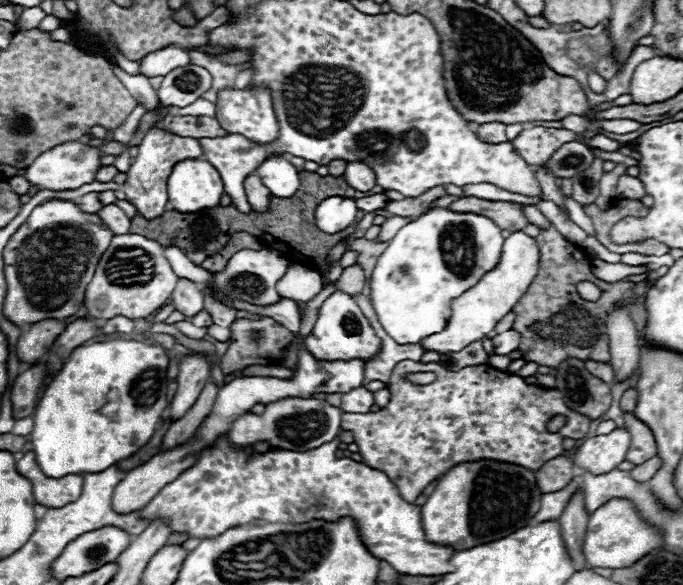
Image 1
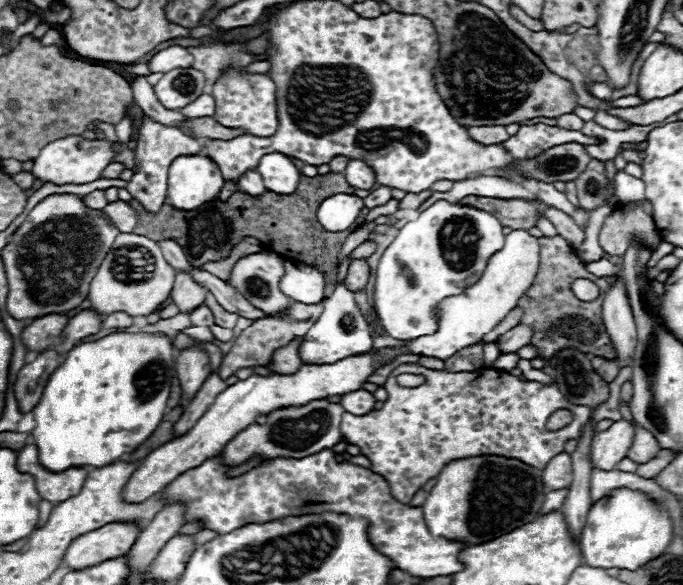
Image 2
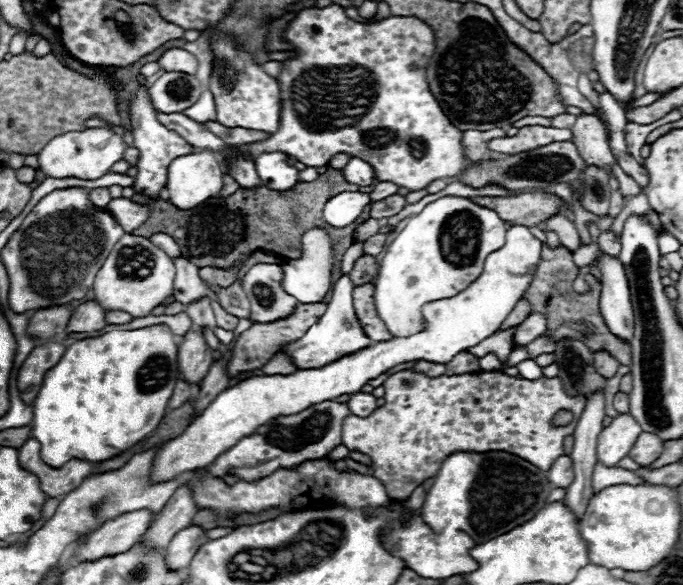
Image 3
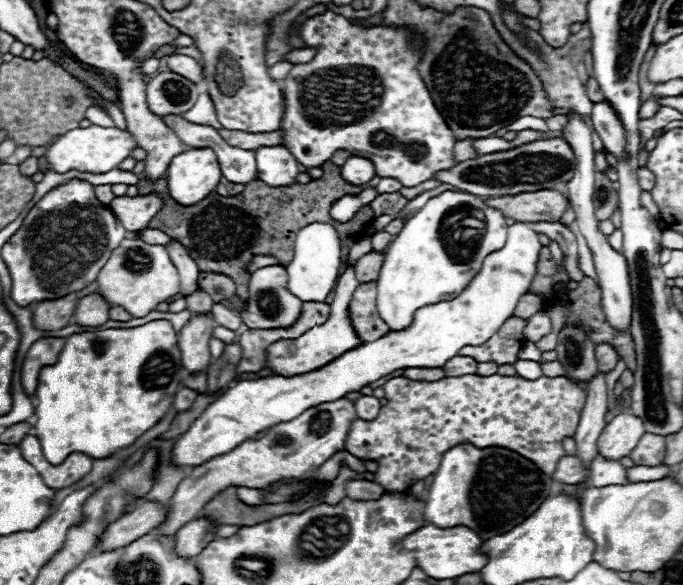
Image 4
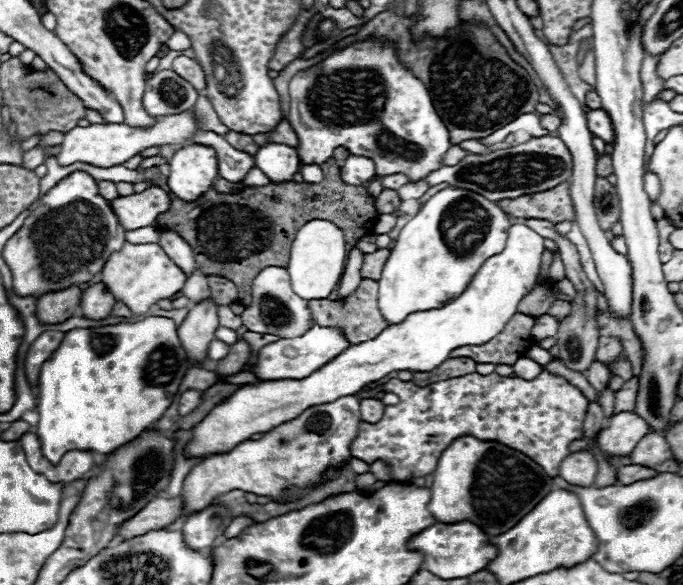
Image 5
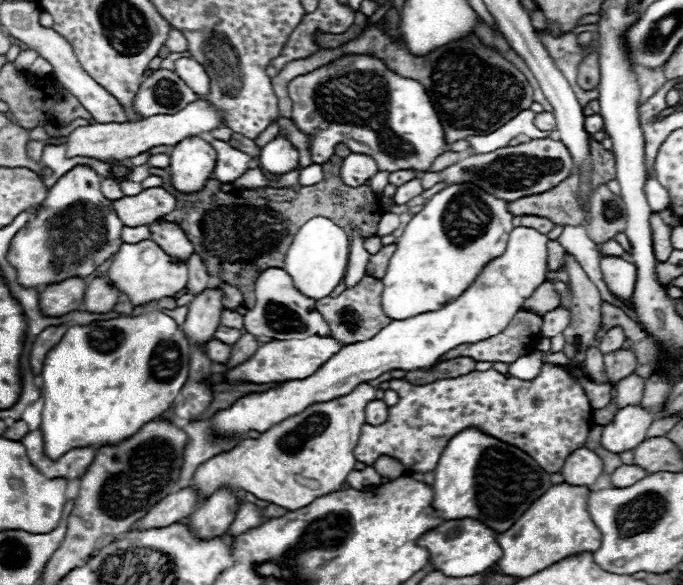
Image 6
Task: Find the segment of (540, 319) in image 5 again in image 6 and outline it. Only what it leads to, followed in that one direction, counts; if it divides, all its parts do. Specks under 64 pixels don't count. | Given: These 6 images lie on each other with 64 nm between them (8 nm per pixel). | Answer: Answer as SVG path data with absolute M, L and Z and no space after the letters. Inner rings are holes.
M558 306L558 308L550 310L548 314L544 314L542 318L544 318L544 324L540 328L540 334L542 334L542 338L552 338L552 336L564 332L566 326L570 324L570 308Z

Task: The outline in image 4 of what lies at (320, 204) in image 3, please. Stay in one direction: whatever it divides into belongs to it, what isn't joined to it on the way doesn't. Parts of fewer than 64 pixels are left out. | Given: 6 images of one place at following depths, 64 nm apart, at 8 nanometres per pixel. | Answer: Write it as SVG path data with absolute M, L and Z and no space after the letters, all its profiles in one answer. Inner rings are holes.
M328 160L328 162L324 164L324 166L322 166L322 170L324 170L324 176L322 176L320 180L312 180L312 182L308 182L308 184L292 184L292 186L278 186L278 188L274 188L274 186L268 186L268 184L264 184L264 182L260 182L260 180L254 180L254 182L250 182L250 184L248 184L248 186L244 188L244 192L240 192L240 194L236 194L236 196L220 196L220 194L216 194L216 192L212 192L212 194L208 194L208 198L206 198L206 200L202 200L202 202L198 202L198 204L194 204L194 206L192 206L192 210L174 210L174 212L178 214L178 216L174 216L174 222L162 222L164 226L150 226L150 228L156 228L156 230L162 230L164 234L168 234L168 236L172 236L172 238L176 238L176 240L180 240L180 242L184 244L184 248L188 248L188 252L190 252L190 256L192 256L192 258L196 260L196 264L198 264L198 268L200 268L202 272L216 272L216 274L226 274L226 276L230 276L230 278L234 280L234 284L238 286L238 296L240 296L240 300L248 300L248 280L250 280L250 272L246 272L246 266L248 266L246 262L248 262L248 260L244 260L244 258L246 258L248 254L252 254L252 256L264 256L264 254L270 254L270 256L274 256L274 258L278 258L278 262L280 262L282 266L288 266L288 264L290 264L290 260L292 260L292 248L294 248L294 234L296 234L296 232L298 232L300 228L304 228L304 224L310 224L310 222L314 222L314 220L324 220L324 222L330 222L330 224L332 224L332 226L334 226L334 228L336 228L336 230L340 232L340 240L342 240L342 244L344 244L344 246L350 246L350 244L354 244L354 242L356 242L356 240L358 240L358 238L362 236L362 232L364 232L364 228L366 228L368 224L372 224L372 220L374 220L374 212L372 212L372 208L370 208L370 206L364 206L364 208L360 208L360 210L358 210L358 212L354 214L354 218L352 218L352 220L348 220L346 224L338 224L336 220L332 220L332 218L330 218L330 208L332 208L332 204L334 204L336 200L340 200L342 196L346 196L346 194L360 194L360 192L362 192L362 186L352 186L352 184L348 184L348 182L344 182L344 180L342 180L342 176L340 176L340 166L336 166L336 164L332 164L330 160ZM274 212L282 212L282 216L286 216L286 222L284 222L284 226L286 226L286 232L294 232L294 234L292 234L290 238L288 238L288 234L286 234L284 230L280 232L280 230L276 230L276 228L274 228L274 222L276 222L276 218L272 218L272 214L274 214ZM184 224L188 224L188 226L184 226ZM282 238L288 238L288 242L286 242L286 246L288 246L288 248L282 248Z

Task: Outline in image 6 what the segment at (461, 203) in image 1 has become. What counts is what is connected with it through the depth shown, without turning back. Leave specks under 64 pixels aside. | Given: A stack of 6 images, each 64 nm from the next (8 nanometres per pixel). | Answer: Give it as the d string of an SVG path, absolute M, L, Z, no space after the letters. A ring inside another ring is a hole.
M572 174L548 192L508 202L508 208L514 216L544 216L558 226L580 226L586 220L586 210L580 204L578 188L580 174Z

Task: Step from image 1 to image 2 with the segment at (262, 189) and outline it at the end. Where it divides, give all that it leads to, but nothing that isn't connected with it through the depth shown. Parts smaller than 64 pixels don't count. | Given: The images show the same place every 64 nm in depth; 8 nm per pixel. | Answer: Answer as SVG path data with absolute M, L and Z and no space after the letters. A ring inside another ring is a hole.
M256 170L244 172L244 176L240 176L240 180L238 180L238 188L244 190L244 192L248 192L250 196L258 196L258 194L262 194L266 190L264 184L262 184L260 174Z

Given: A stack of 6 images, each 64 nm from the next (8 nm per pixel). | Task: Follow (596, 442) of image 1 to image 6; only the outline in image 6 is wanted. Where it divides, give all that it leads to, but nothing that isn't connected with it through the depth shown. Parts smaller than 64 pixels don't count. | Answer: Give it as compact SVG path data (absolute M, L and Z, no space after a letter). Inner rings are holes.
M640 404L624 406L616 412L614 420L608 426L604 426L602 446L614 454L632 450L644 440L646 430L652 422L652 412L642 408Z

